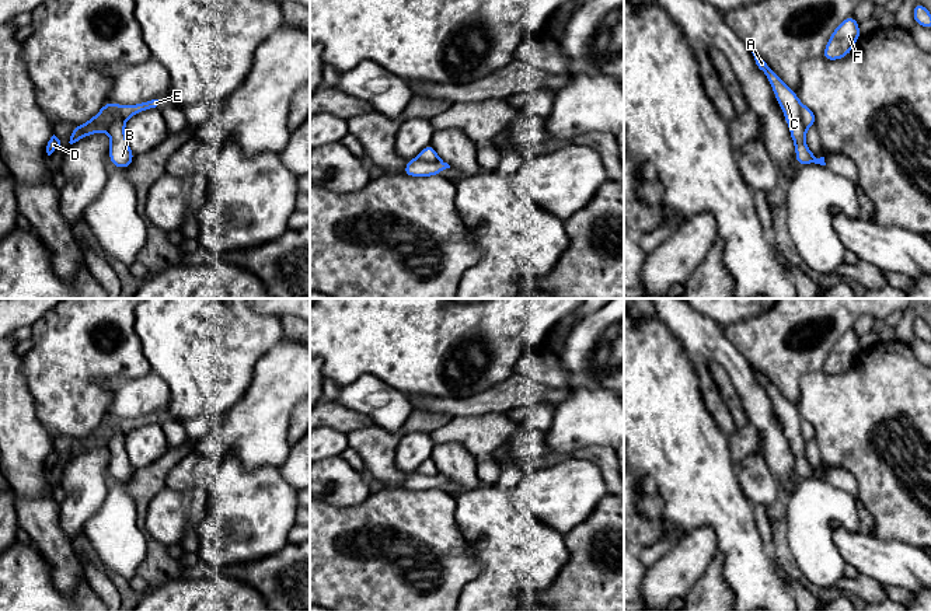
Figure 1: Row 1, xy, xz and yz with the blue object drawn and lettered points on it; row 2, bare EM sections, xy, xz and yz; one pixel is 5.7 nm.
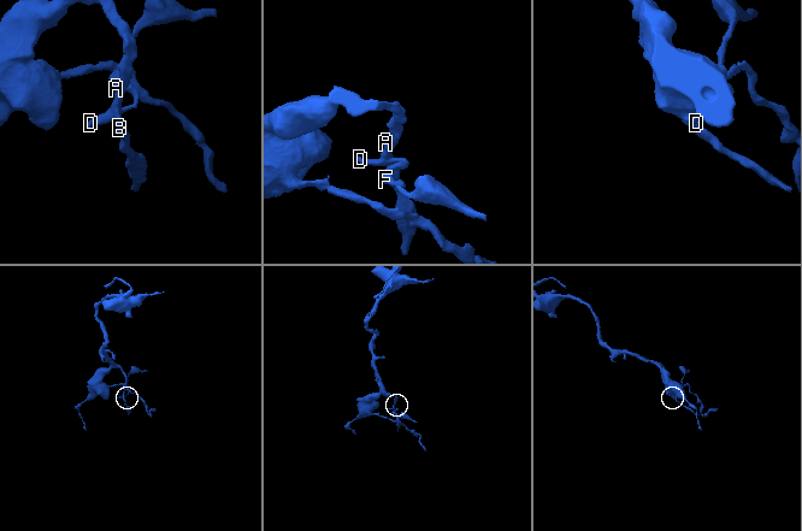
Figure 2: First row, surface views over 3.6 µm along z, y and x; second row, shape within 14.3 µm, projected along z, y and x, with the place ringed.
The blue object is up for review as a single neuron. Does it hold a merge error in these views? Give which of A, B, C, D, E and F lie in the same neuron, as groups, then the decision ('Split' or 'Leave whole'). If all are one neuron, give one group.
Groups: A B C / D E F. Split

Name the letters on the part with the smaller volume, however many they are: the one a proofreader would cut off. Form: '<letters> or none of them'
D, E, F

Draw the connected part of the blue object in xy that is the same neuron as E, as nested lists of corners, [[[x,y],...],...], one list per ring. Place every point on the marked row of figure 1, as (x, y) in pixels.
[[[156,97],[146,102],[139,102],[136,105],[119,105],[118,108],[105,104],[93,119],[80,126],[73,128],[69,143],[73,144],[81,137],[86,137],[87,135],[108,132],[112,121],[116,118],[126,122],[130,116],[151,108],[161,108],[163,104],[164,101],[160,97]]]

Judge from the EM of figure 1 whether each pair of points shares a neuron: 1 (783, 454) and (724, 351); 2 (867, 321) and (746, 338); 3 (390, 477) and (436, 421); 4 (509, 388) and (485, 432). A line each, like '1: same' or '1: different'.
1: same
2: different
3: same
4: different

